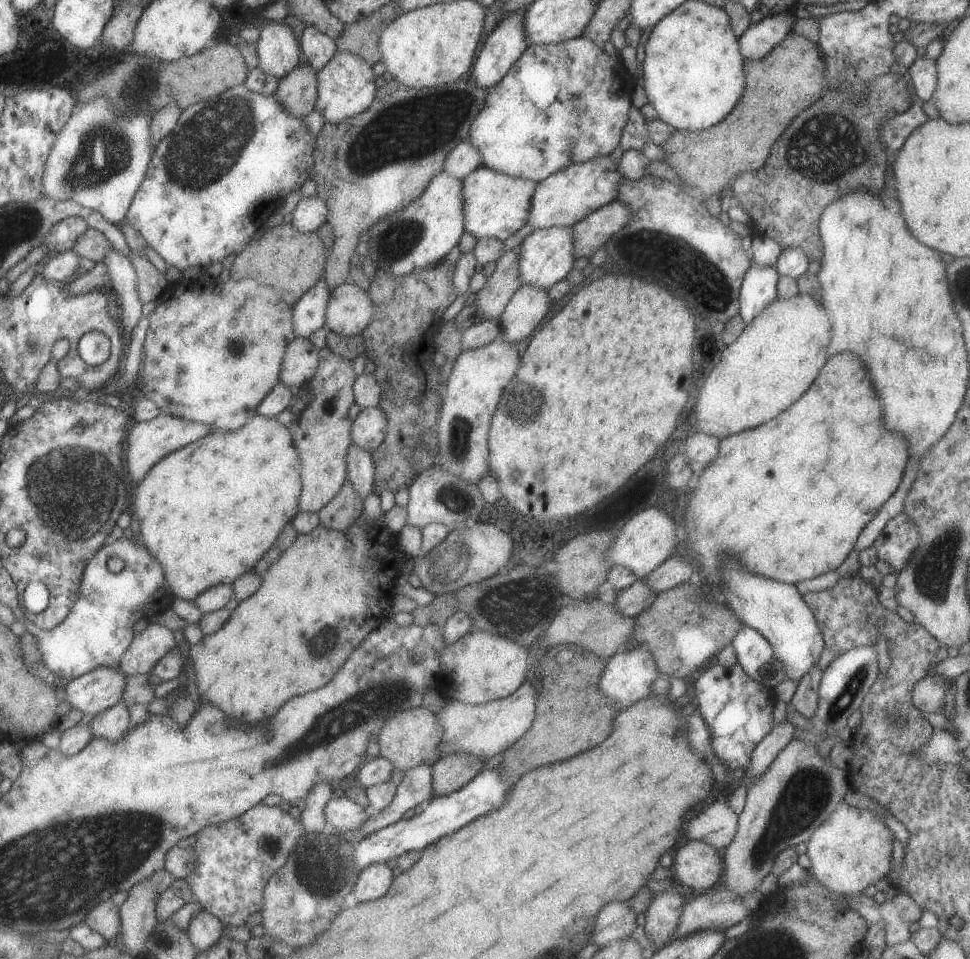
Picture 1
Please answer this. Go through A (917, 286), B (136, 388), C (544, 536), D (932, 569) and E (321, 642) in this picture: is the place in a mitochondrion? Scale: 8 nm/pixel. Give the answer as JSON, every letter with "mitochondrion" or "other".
{"A":"other","B":"other","C":"other","D":"mitochondrion","E":"mitochondrion"}

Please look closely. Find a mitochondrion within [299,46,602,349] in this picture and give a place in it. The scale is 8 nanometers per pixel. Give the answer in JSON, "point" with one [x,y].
{"point":[411,128]}

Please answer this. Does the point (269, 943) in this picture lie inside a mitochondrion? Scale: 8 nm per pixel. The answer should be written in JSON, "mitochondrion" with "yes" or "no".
{"mitochondrion":"no"}

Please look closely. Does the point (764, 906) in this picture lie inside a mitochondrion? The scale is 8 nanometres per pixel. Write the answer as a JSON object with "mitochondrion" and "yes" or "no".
{"mitochondrion":"no"}

